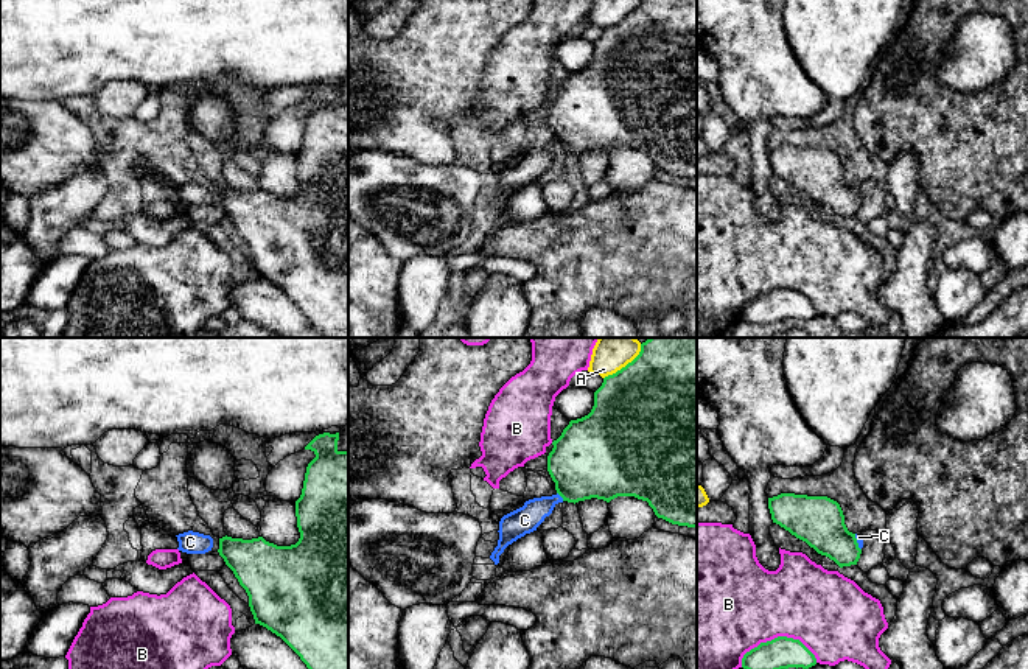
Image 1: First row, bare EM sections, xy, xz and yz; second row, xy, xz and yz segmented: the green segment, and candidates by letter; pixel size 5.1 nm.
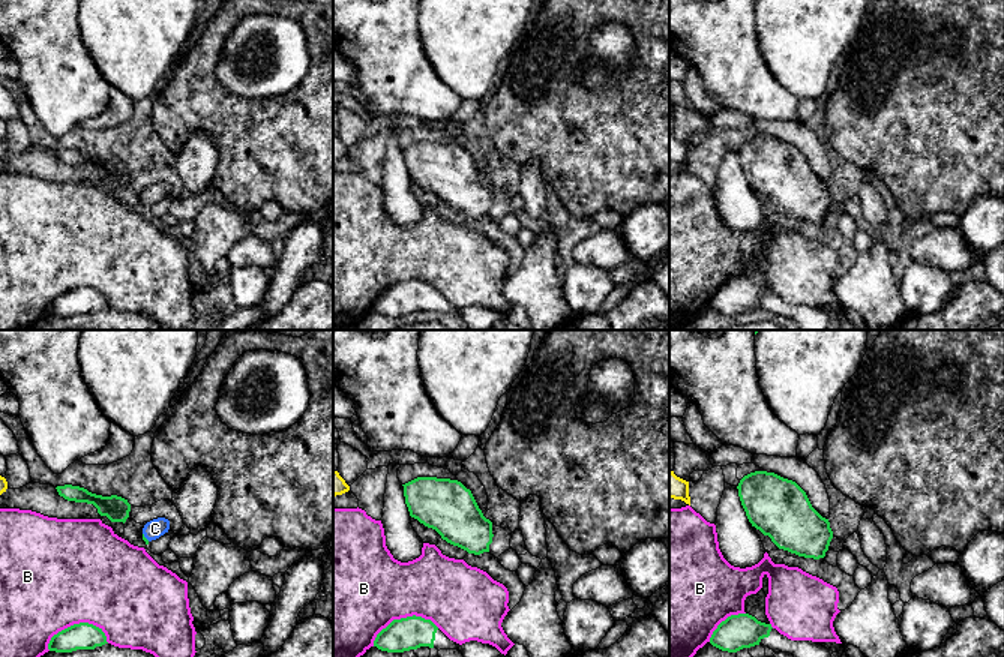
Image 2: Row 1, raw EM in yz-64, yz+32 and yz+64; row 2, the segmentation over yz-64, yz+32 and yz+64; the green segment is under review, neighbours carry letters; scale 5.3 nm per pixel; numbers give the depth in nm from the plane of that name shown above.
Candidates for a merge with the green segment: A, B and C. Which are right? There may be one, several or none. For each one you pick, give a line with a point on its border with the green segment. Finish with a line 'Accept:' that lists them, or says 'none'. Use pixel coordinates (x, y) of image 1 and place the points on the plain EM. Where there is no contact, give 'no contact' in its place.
C: xz (560, 147)
Accept: C

